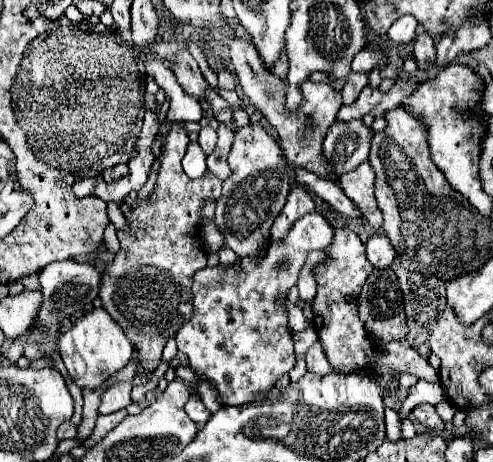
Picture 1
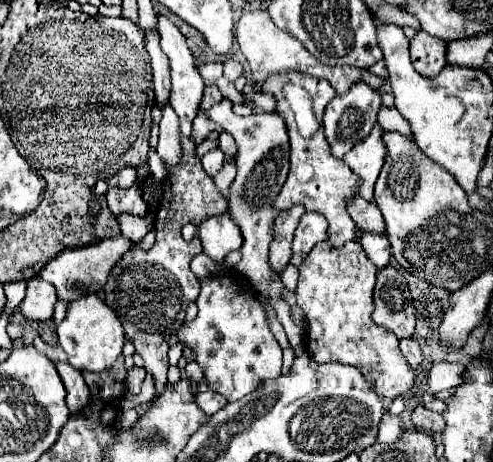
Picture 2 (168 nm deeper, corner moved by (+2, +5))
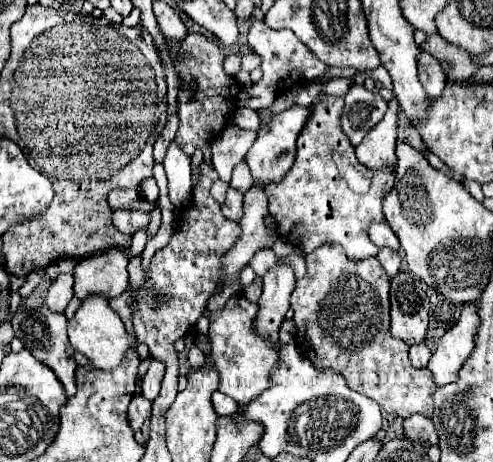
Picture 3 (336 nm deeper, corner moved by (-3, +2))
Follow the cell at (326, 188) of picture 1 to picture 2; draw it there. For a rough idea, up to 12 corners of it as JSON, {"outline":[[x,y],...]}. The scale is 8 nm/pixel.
{"outline":[[355,197],[347,211],[361,231],[385,235],[375,203]]}

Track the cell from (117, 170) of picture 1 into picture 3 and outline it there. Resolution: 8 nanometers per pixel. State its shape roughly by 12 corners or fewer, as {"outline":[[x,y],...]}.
{"outline":[[136,188],[112,190],[108,204],[112,210],[150,210],[150,202]]}

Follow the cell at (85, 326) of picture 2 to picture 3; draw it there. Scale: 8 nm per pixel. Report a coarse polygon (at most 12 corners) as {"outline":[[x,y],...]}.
{"outline":[[104,296],[82,300],[68,338],[96,370],[114,370],[132,348]]}

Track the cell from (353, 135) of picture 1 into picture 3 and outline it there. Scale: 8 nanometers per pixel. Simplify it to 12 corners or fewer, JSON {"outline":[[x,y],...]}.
{"outline":[[352,84],[340,124],[352,146],[382,120],[378,92]]}

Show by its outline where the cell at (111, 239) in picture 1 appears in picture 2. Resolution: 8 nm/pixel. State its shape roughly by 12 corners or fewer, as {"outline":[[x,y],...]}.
{"outline":[[133,241],[65,249],[39,273],[59,299],[97,293]]}

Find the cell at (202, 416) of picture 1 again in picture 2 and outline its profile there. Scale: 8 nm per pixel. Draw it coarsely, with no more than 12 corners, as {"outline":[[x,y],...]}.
{"outline":[[203,391],[195,397],[197,405],[215,415],[227,401],[215,391]]}

